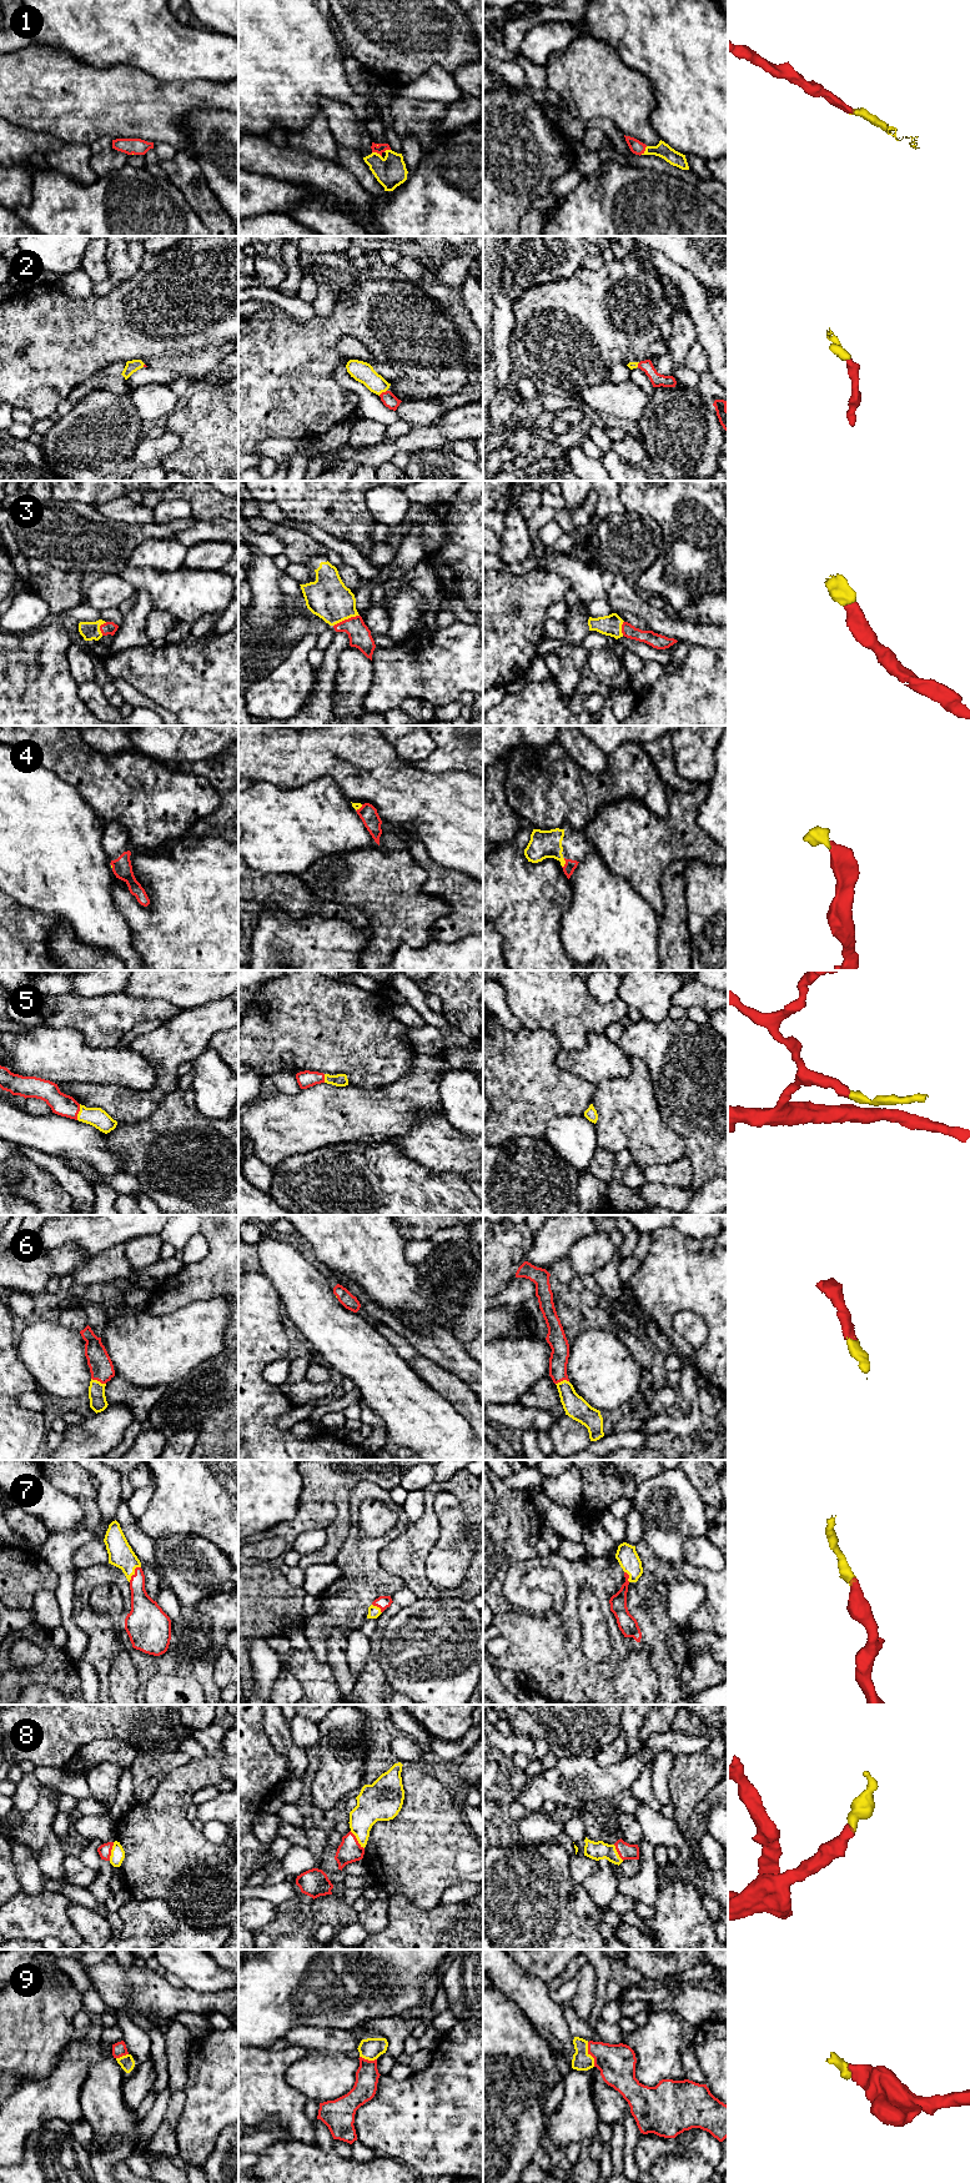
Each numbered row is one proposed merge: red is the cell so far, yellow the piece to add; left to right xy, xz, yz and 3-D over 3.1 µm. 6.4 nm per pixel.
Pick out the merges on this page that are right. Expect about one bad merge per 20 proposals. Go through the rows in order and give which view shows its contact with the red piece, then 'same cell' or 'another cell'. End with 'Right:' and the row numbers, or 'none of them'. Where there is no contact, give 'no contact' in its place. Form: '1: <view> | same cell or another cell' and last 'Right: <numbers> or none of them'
1: xz | same cell
2: xz | same cell
3: xz | same cell
4: yz | same cell
5: xy | same cell
6: xy | same cell
7: xy | same cell
8: xz | same cell
9: yz | same cell
Right: 1, 2, 3, 4, 5, 6, 7, 8, 9

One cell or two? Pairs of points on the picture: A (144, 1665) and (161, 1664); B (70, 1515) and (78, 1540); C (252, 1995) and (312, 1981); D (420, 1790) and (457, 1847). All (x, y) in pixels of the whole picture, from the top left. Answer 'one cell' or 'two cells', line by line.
A: one cell
B: two cells
C: one cell
D: one cell

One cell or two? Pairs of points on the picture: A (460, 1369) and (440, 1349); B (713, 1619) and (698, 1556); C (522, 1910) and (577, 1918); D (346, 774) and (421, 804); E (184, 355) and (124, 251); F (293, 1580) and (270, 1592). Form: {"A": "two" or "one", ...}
{"A": "one", "B": "two", "C": "one", "D": "one", "E": "two", "F": "two"}

